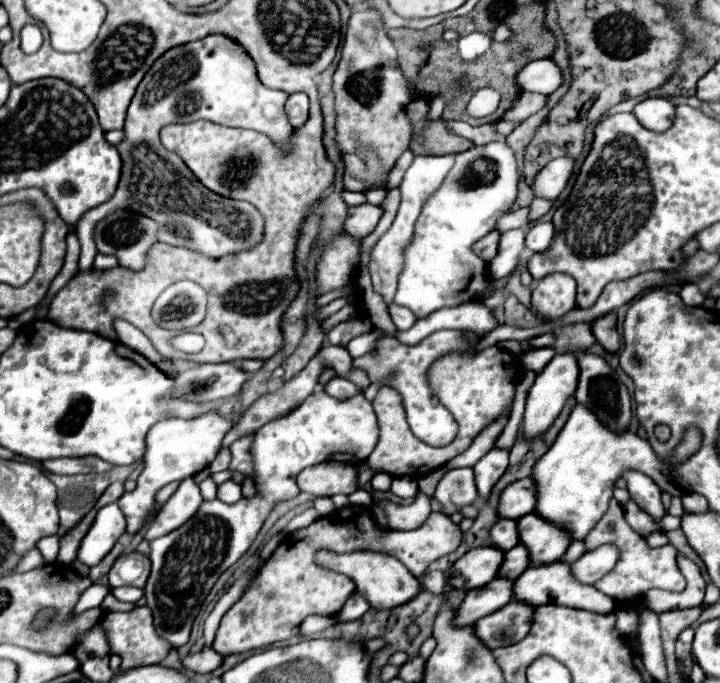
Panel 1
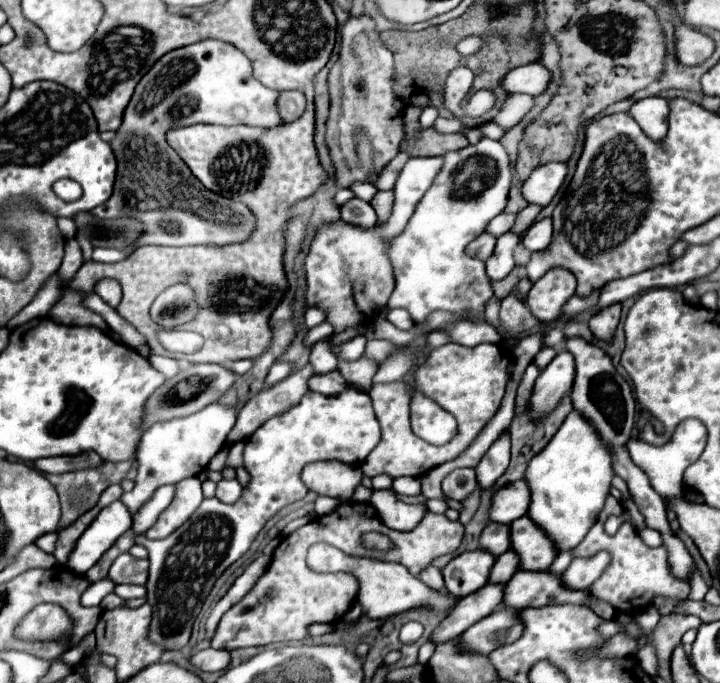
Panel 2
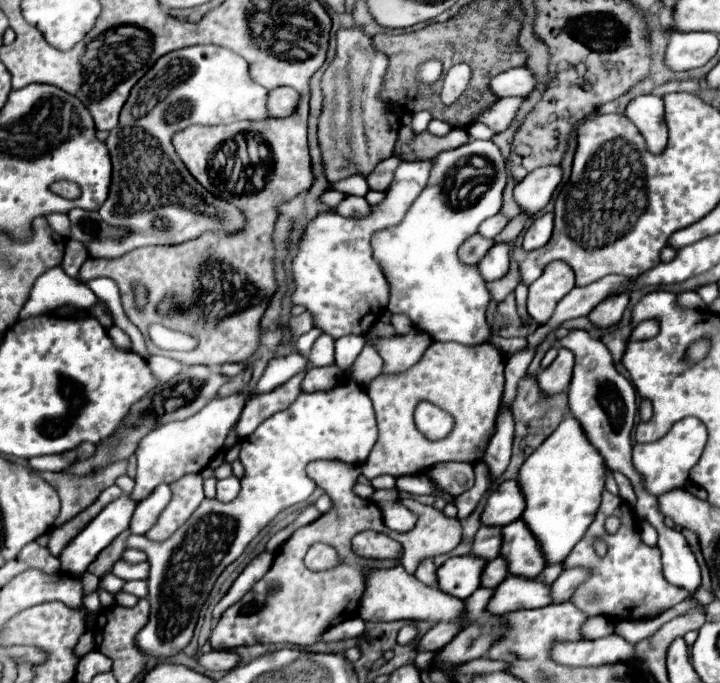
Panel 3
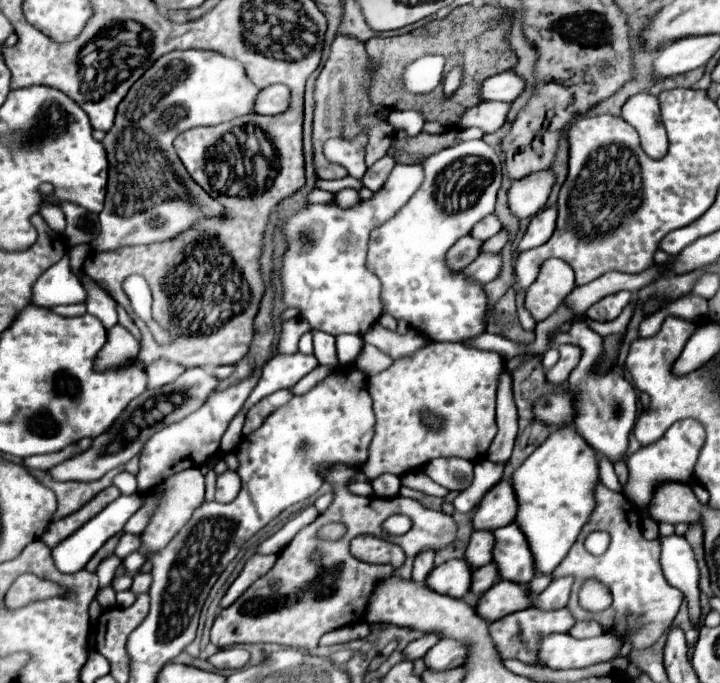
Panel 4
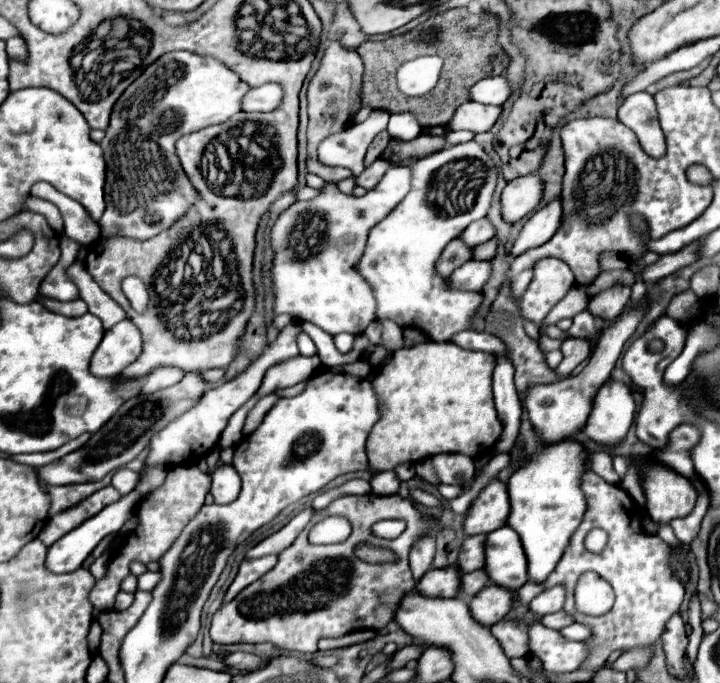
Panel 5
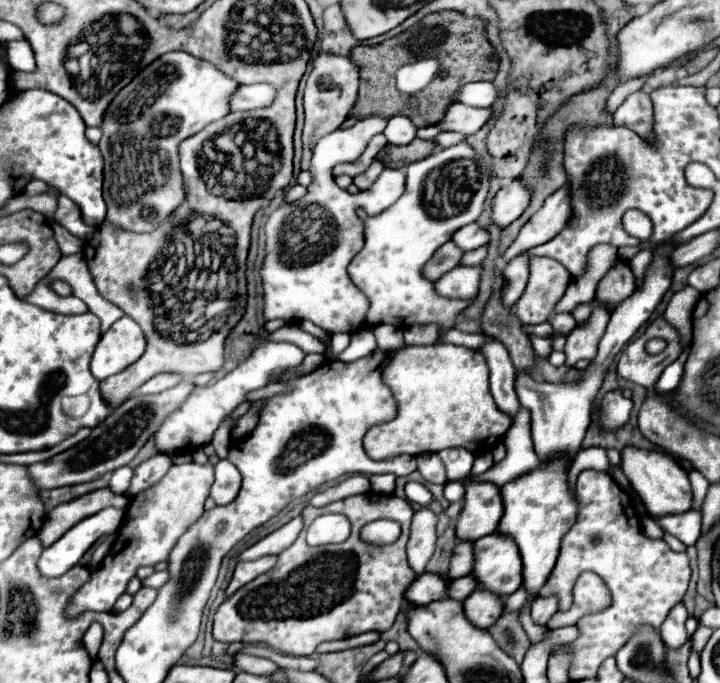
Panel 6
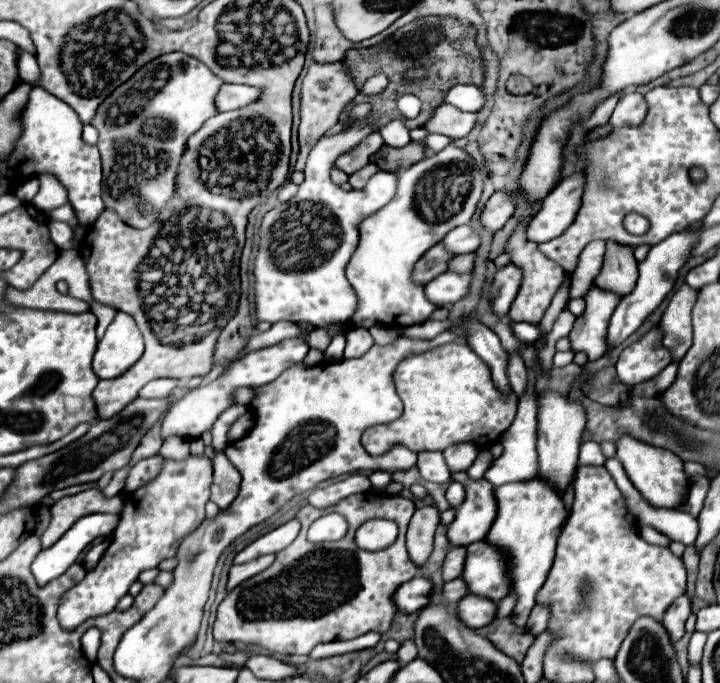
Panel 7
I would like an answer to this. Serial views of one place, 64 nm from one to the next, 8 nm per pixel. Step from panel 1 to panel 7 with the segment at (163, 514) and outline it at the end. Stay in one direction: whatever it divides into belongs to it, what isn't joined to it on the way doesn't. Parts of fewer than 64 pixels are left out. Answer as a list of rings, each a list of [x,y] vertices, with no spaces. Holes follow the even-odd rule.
[[[190,456],[182,462],[166,460],[156,480],[138,488],[136,492],[128,492],[112,544],[100,558],[98,566],[60,600],[58,620],[62,628],[74,630],[92,616],[112,612],[118,600],[128,594],[130,584],[138,580],[142,570],[156,568],[162,560],[174,558],[180,540],[196,530],[196,526],[206,518],[204,504],[210,500],[210,484],[212,462],[206,456]]]

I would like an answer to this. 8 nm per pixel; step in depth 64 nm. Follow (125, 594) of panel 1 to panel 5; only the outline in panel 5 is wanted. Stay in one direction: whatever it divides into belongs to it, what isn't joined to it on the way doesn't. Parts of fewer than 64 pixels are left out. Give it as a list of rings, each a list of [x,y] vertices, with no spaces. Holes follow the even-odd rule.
[[[144,572],[140,578],[138,578],[138,590],[152,590],[160,580],[160,574],[158,572]]]

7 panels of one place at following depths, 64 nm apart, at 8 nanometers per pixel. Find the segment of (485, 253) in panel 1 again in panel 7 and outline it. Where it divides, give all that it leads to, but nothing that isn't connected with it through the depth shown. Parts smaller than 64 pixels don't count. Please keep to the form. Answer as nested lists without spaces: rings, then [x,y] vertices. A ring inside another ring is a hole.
[[[436,244],[432,250],[428,250],[428,254],[424,254],[424,258],[416,264],[414,270],[414,280],[420,284],[428,284],[430,280],[434,280],[436,276],[440,276],[444,270],[448,270],[448,260],[452,258],[452,254],[442,246]]]

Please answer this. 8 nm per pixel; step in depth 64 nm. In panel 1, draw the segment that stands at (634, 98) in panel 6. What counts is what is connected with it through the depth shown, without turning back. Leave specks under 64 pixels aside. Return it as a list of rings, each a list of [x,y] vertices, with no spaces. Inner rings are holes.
[[[646,98],[634,108],[634,116],[654,132],[666,132],[676,116],[676,106],[666,98]]]

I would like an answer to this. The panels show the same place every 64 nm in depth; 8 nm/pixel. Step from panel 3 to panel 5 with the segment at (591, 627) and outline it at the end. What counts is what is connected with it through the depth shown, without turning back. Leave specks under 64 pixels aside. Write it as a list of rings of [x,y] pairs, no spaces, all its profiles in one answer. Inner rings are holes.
[[[574,622],[574,624],[566,626],[564,630],[560,630],[560,634],[564,634],[568,640],[586,640],[588,636],[592,636],[592,628]]]

